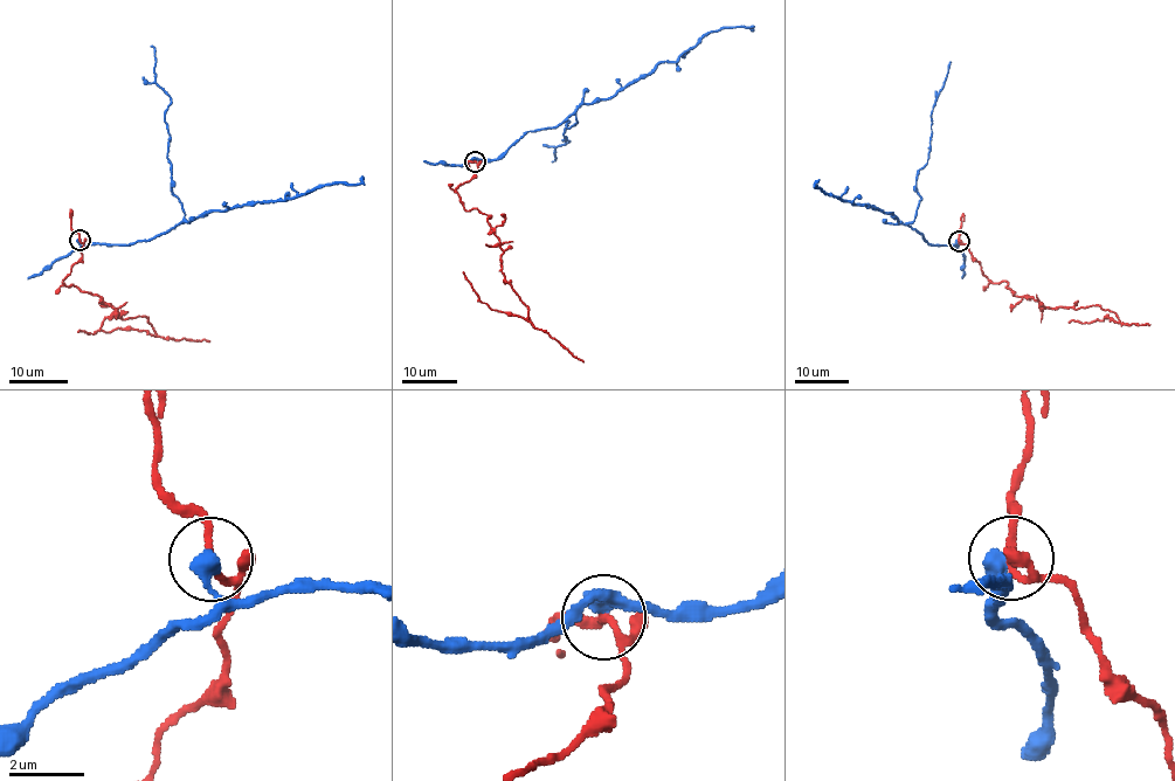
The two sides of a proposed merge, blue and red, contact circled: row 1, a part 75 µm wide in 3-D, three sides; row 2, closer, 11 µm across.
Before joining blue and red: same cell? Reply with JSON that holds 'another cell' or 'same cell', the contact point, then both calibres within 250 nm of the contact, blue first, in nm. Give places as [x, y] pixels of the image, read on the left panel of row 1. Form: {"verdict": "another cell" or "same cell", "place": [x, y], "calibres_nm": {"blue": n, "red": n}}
{"verdict": "another cell", "place": [80, 240], "calibres_nm": {"blue": 440, "red": 160}}

